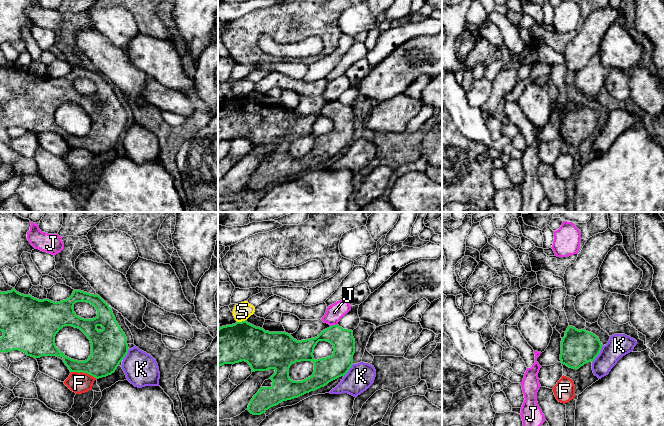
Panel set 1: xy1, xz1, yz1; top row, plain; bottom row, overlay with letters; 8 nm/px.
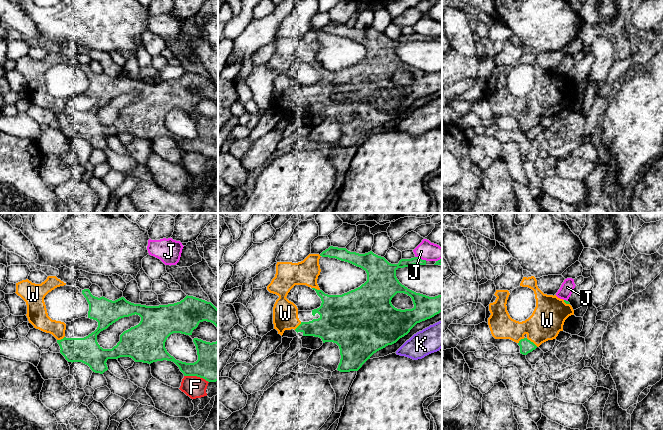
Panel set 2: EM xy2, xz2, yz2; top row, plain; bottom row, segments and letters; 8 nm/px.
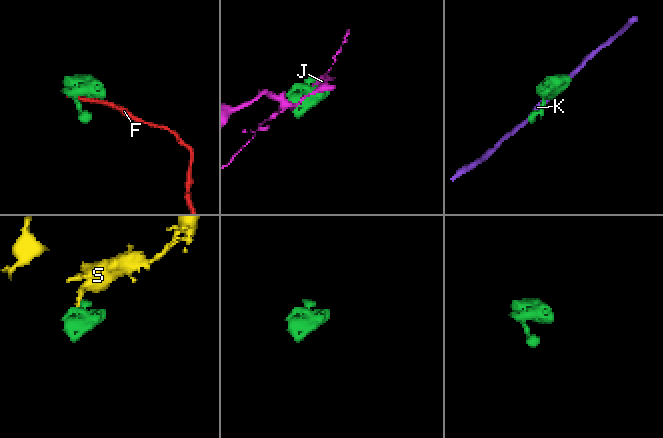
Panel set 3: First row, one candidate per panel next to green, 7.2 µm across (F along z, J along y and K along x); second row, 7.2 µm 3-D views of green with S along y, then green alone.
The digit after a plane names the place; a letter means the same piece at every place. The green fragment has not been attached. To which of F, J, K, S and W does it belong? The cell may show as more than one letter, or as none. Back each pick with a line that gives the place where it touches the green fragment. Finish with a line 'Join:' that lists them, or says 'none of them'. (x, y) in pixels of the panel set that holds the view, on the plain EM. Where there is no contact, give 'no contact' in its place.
W: meets green in yz2 at (532, 118)
Join: W

